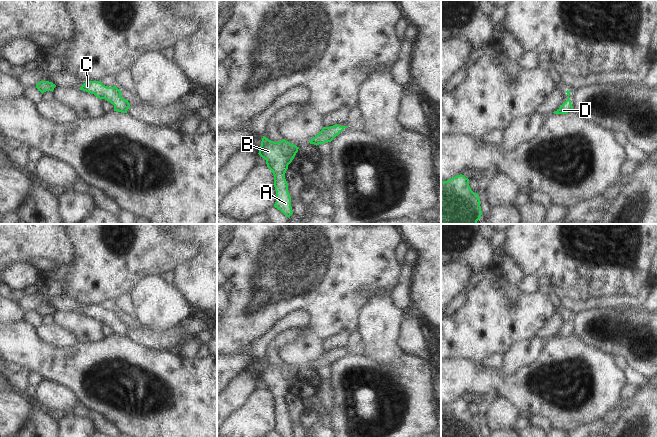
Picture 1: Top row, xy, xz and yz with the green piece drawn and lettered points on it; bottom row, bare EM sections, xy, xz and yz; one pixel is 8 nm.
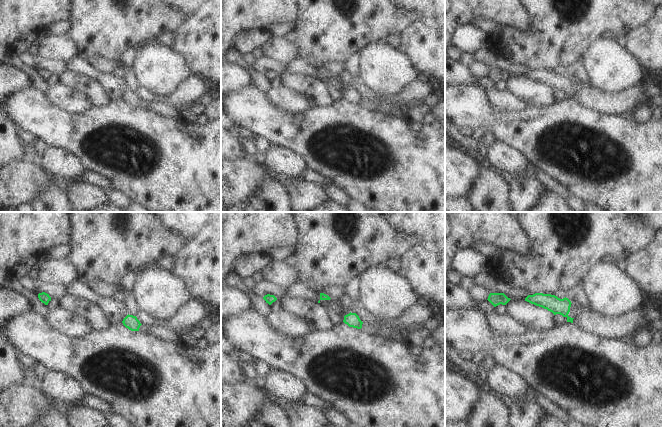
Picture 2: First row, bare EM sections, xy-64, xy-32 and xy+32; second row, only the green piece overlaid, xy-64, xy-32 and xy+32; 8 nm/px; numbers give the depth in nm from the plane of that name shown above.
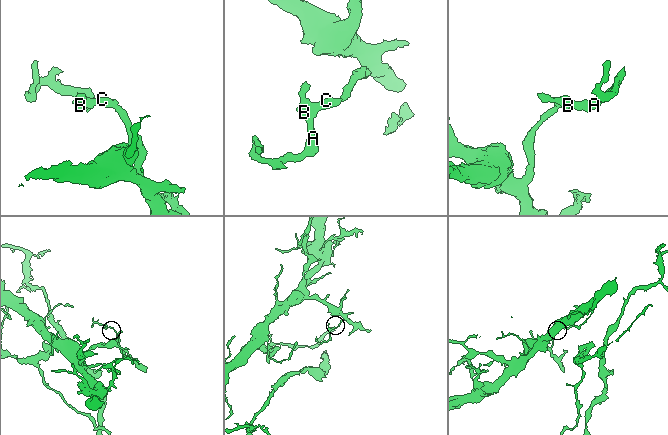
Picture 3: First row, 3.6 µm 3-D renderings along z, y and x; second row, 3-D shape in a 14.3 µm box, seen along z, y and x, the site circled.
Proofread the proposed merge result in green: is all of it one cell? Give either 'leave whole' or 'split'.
leave whole

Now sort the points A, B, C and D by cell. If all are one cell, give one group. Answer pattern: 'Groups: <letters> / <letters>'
Groups: A B C D.

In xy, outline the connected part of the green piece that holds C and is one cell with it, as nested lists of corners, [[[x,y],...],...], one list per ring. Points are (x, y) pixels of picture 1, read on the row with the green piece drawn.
[[[85,81],[79,89],[94,94],[100,100],[109,101],[114,105],[114,111],[127,113],[130,107],[130,103],[121,97],[122,92],[116,86],[107,87],[101,81]]]

